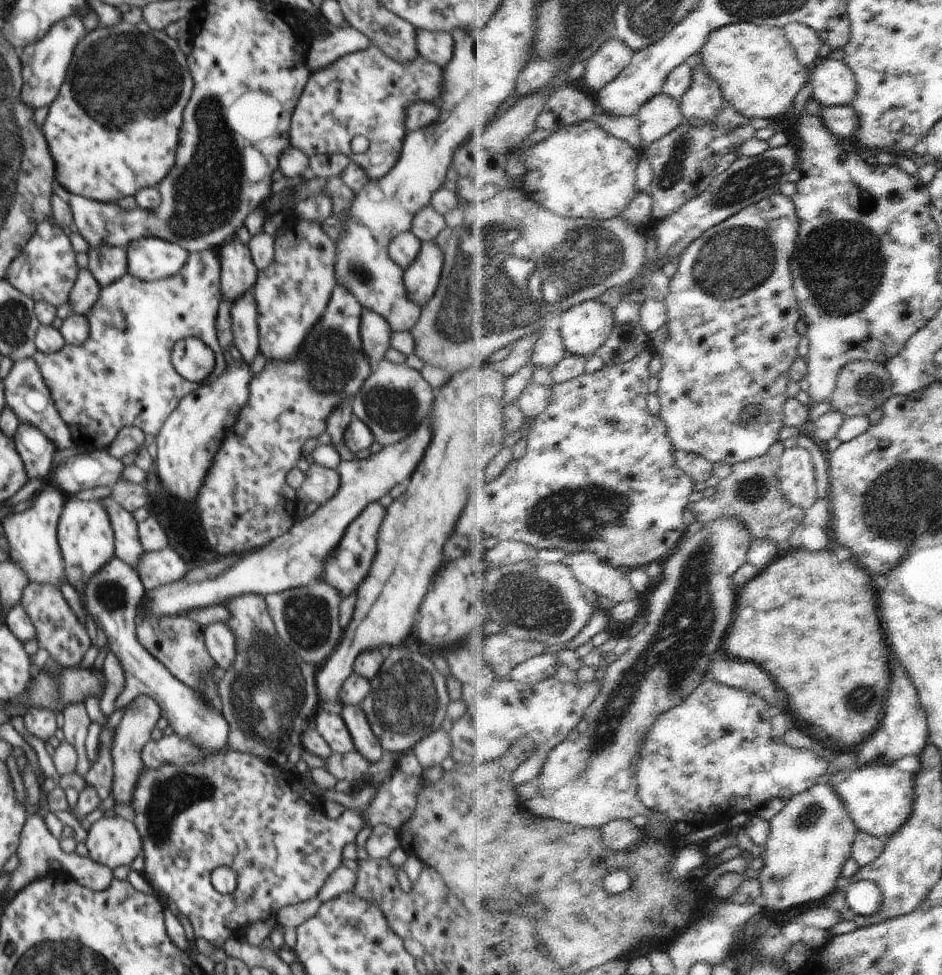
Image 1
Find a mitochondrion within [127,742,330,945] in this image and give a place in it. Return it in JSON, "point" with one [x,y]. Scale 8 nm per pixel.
{"point":[170,797]}

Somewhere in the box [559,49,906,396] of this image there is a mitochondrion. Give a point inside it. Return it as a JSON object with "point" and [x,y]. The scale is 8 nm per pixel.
{"point":[840,265]}

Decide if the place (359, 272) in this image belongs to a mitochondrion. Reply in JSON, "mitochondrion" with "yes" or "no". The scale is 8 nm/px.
{"mitochondrion":"yes"}

